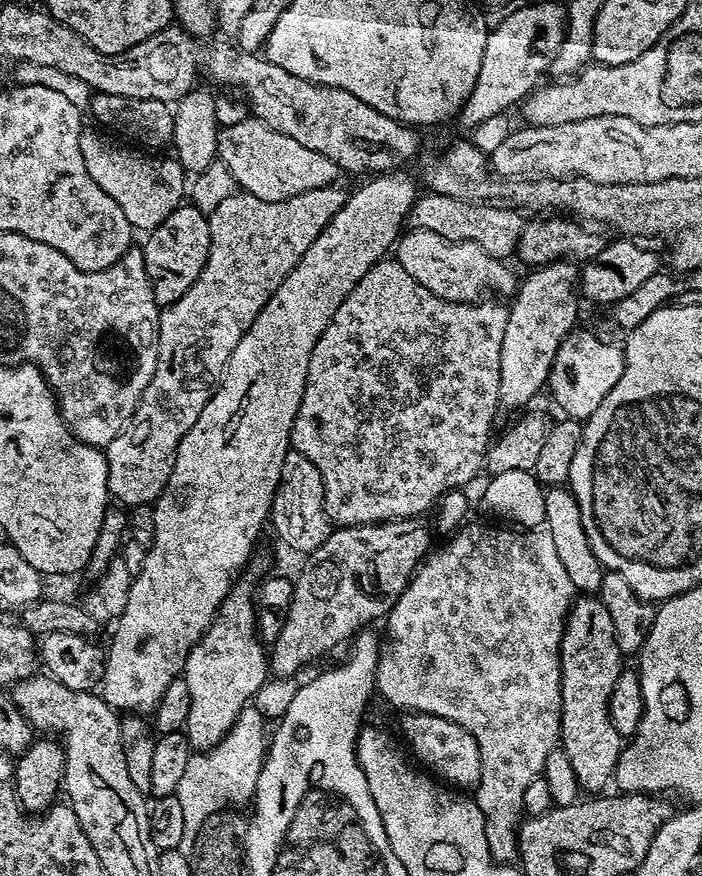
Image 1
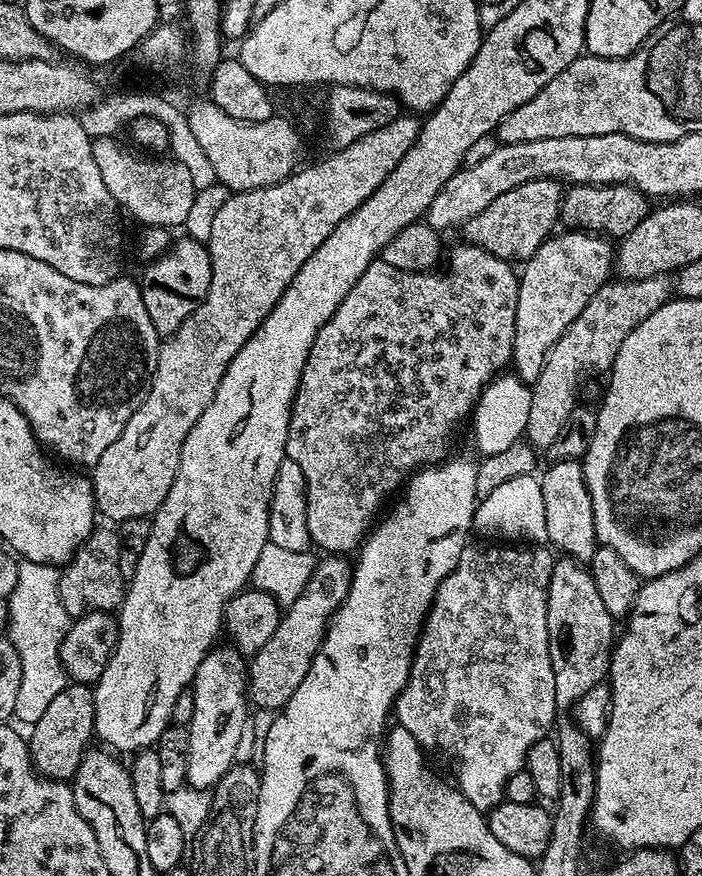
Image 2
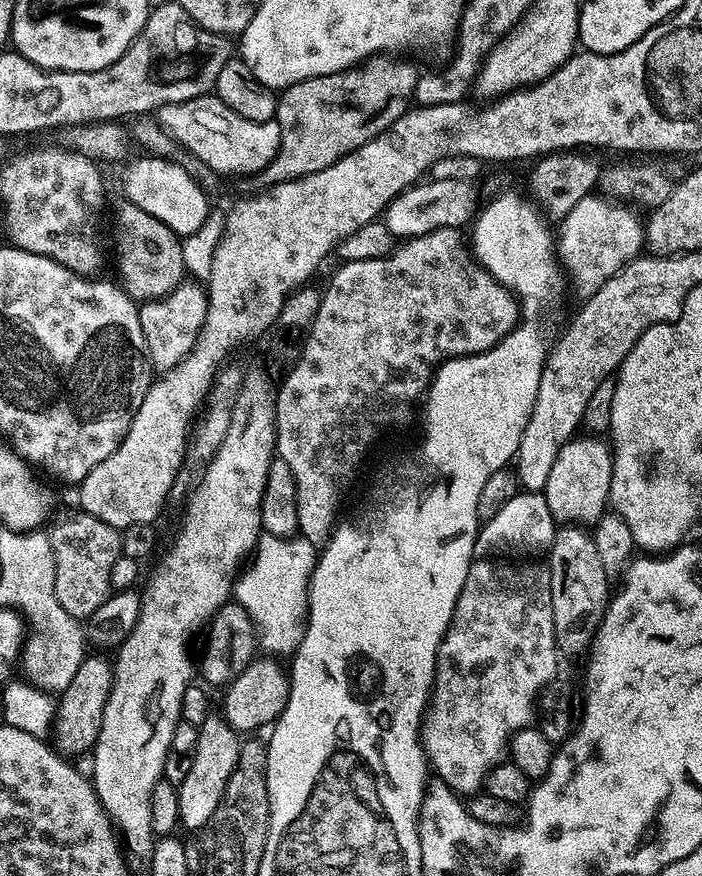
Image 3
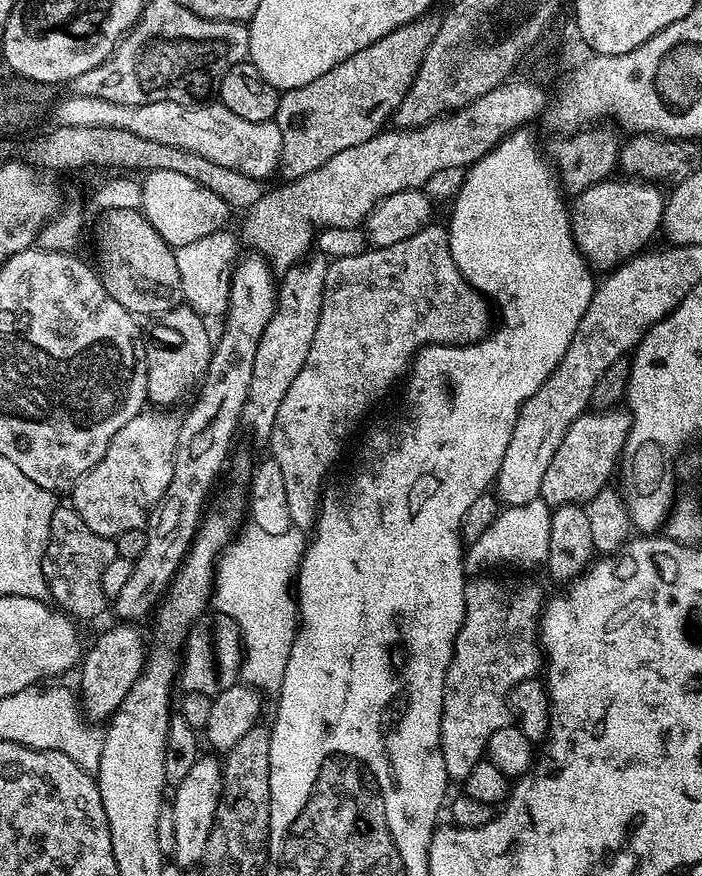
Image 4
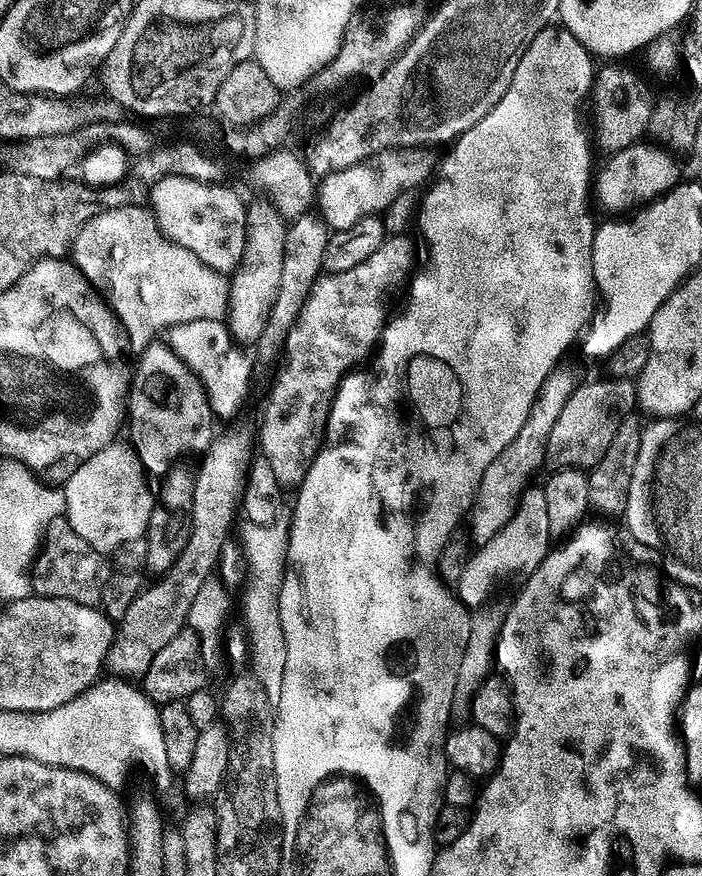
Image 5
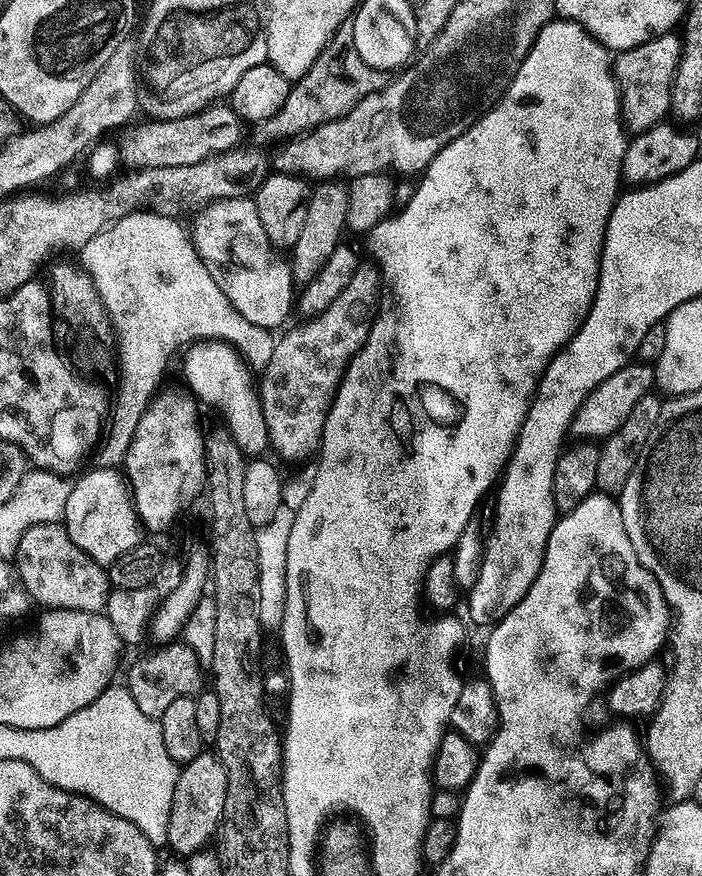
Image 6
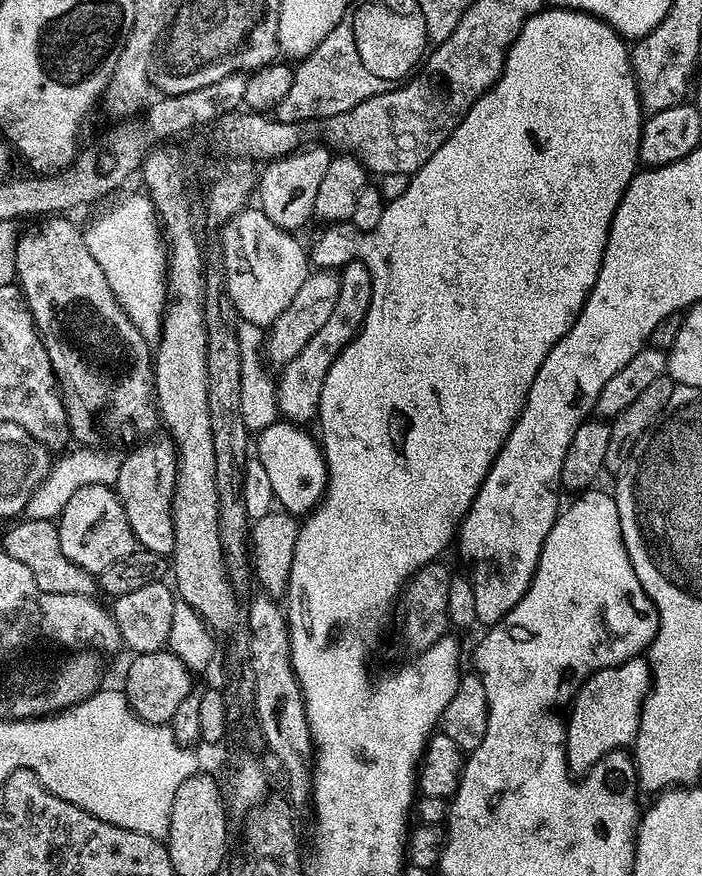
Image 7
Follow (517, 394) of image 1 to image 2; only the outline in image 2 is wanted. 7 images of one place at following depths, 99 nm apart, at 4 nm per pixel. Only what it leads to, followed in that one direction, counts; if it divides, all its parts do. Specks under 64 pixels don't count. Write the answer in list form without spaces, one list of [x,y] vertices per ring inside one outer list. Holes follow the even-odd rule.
[[[579,230],[561,233],[561,236],[553,234],[544,240],[531,258],[523,261],[519,273],[518,318],[514,318],[510,364],[515,375],[529,386],[542,374],[546,354],[550,354],[554,342],[566,334],[570,322],[586,310],[586,302],[594,298],[602,285],[609,283],[614,272],[614,248],[605,237]]]

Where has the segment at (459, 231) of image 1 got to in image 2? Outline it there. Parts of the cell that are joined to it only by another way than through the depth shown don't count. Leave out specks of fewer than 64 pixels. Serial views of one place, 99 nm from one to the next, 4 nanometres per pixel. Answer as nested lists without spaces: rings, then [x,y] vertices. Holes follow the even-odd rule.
[[[538,178],[498,194],[482,214],[474,214],[462,225],[463,239],[509,262],[523,262],[531,258],[534,250],[553,235],[560,218],[560,204],[564,201],[565,189],[561,181]]]

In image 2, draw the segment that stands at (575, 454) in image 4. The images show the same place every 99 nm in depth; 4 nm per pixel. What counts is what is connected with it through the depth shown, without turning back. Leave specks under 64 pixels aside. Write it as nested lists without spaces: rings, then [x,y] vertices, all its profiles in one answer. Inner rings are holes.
[[[558,460],[547,466],[549,468],[545,470],[544,476],[539,477],[542,486],[542,502],[546,502],[547,543],[565,557],[581,562],[591,562],[596,553],[598,541],[594,530],[594,506],[590,502],[590,490],[584,481],[581,461]]]

